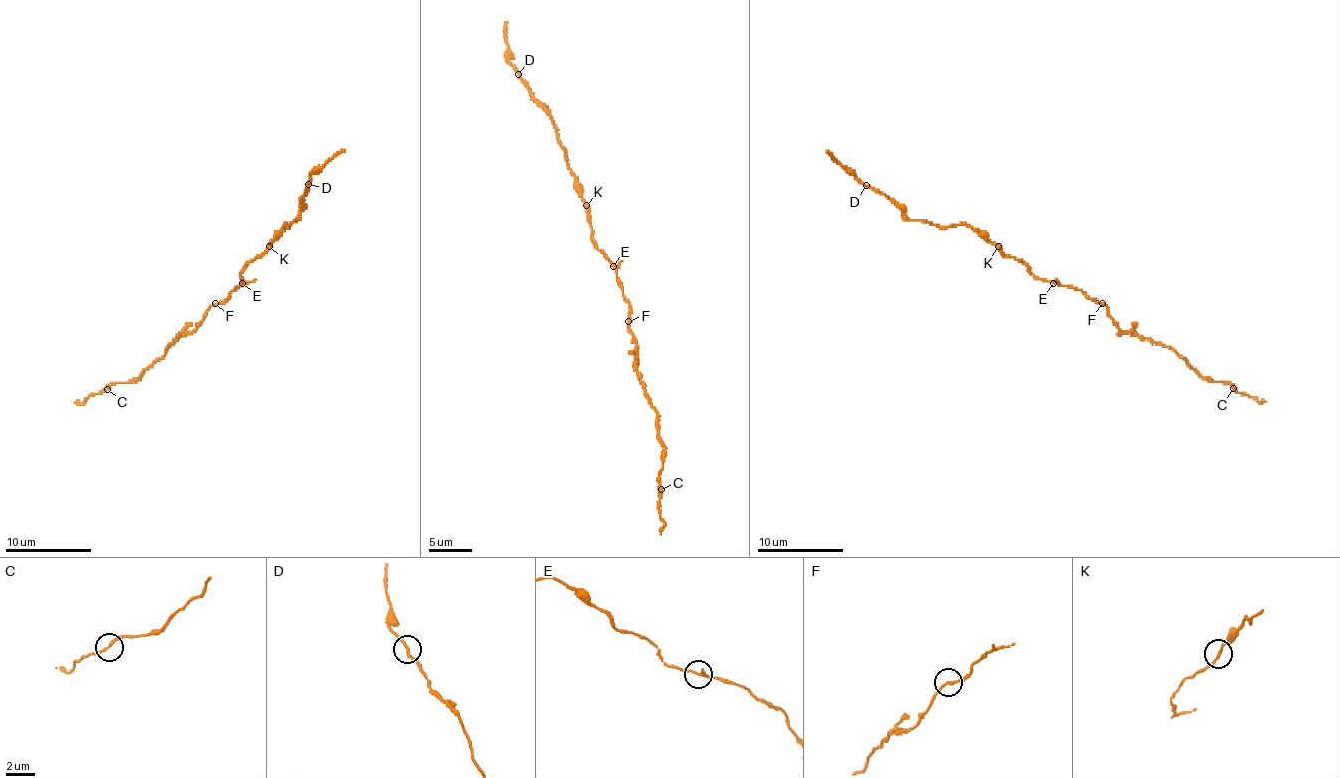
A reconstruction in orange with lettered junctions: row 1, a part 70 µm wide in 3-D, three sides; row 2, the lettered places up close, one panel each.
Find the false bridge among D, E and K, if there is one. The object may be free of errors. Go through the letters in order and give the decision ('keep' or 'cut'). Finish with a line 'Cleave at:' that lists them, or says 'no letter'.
D: keep
E: keep
K: keep
Cleave at: no letter

